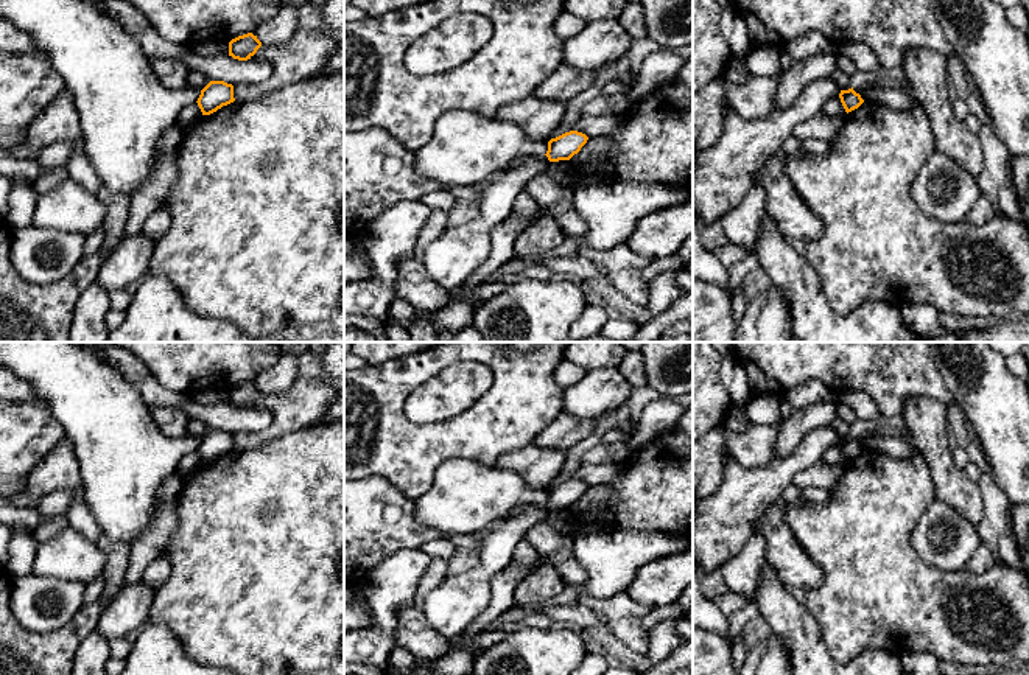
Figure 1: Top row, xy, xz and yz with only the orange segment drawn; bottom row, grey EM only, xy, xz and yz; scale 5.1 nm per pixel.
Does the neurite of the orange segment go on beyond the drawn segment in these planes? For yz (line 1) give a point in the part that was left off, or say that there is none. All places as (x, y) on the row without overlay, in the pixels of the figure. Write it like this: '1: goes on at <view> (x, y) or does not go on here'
1: does not go on here

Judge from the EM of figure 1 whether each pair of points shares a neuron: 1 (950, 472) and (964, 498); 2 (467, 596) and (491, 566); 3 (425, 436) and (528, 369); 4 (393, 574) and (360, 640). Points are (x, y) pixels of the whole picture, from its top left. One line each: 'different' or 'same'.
1: same
2: same
3: same
4: same

